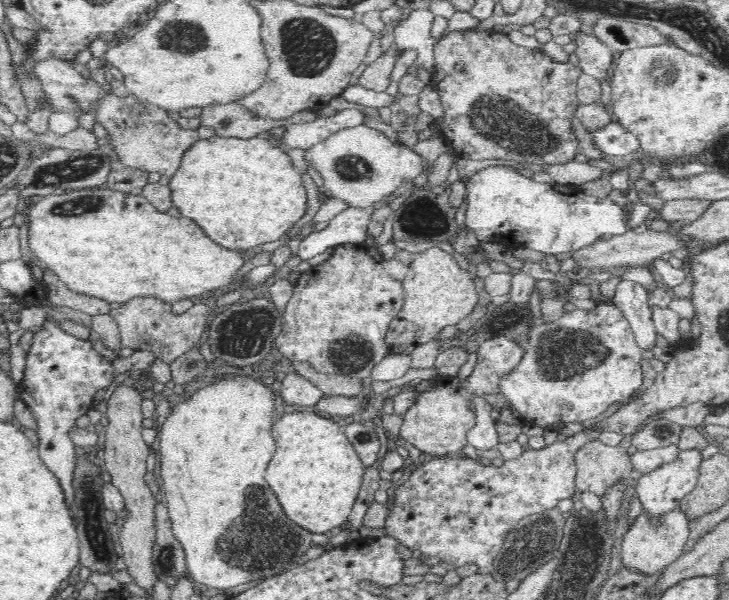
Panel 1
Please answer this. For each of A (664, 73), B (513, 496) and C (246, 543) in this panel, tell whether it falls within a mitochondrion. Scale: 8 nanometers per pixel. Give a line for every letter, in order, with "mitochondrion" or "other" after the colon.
A: mitochondrion
B: other
C: mitochondrion

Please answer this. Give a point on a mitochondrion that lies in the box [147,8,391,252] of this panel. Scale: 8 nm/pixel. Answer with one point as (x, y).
(309, 47)

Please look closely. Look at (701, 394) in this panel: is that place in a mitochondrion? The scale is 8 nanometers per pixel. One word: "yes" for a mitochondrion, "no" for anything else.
no

